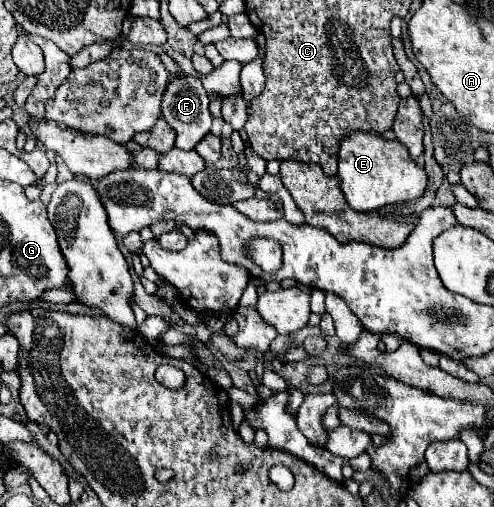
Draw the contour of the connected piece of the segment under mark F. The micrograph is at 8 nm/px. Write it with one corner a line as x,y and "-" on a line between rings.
172,76
162,102
164,102
162,104
162,118
178,134
176,148
180,148
180,150
192,150
210,132
210,128
212,128
212,116
208,112
208,94
202,88
200,80
196,80
192,76
184,76
184,78

